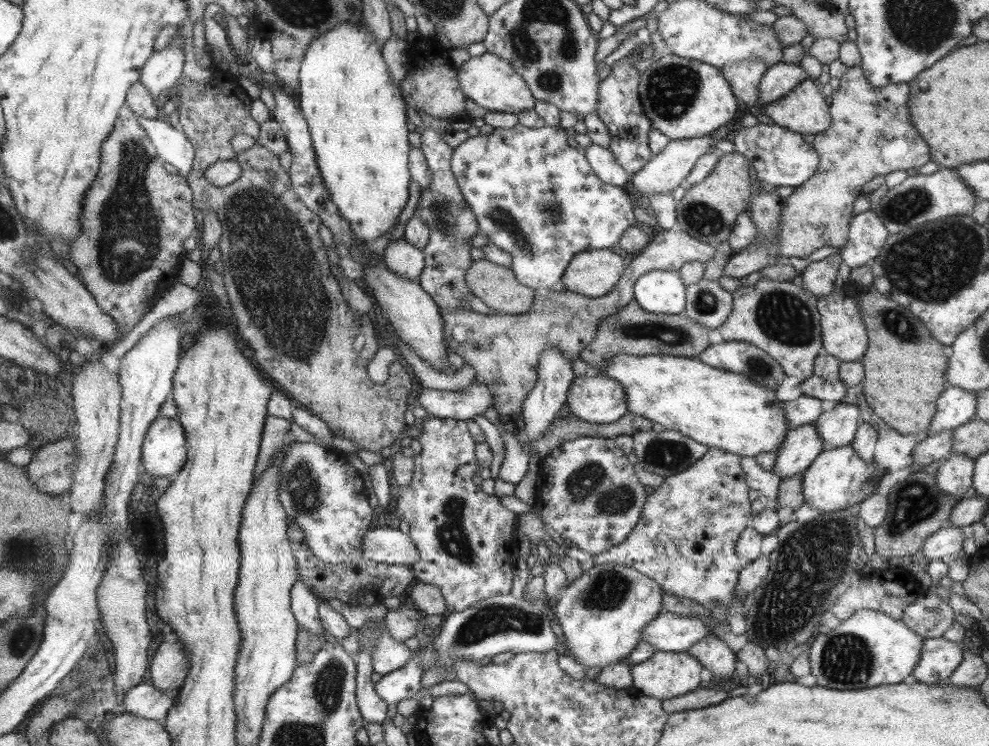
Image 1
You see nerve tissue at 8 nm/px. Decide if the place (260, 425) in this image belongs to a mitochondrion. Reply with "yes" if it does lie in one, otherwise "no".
no

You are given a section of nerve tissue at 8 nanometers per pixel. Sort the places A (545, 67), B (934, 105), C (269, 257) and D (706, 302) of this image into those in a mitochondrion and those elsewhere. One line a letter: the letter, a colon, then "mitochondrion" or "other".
A: mitochondrion
B: other
C: mitochondrion
D: mitochondrion

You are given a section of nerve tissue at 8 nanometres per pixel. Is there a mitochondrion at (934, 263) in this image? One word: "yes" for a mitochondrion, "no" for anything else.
yes

